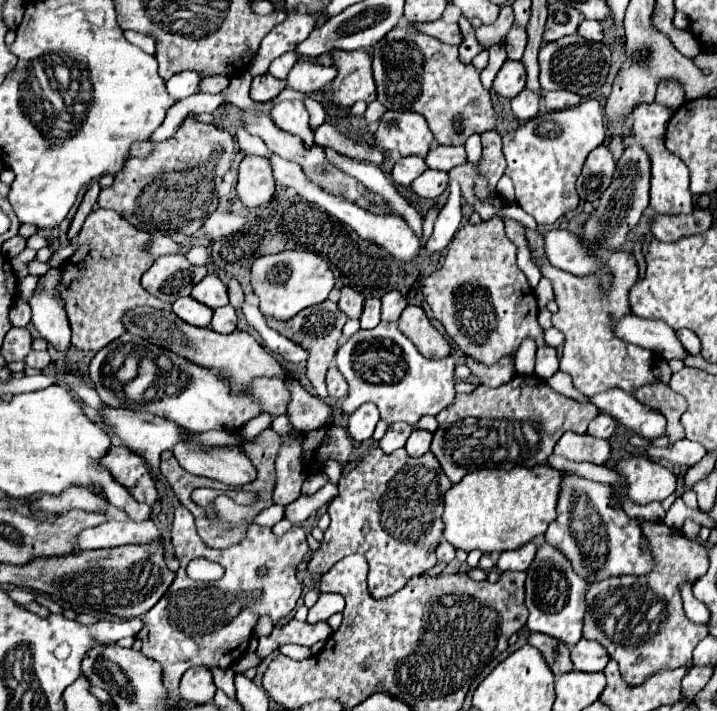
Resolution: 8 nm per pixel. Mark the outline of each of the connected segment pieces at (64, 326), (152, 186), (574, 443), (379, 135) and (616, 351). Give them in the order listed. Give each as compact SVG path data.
M52 269L44 275L28 305L32 307L32 323L42 339L46 339L54 349L66 351L70 345L70 325L64 301L56 293L56 281L60 281L60 271Z
M192 117L184 121L184 125L176 131L174 137L156 143L152 153L146 157L130 157L124 163L124 169L116 175L114 183L100 191L98 205L102 209L114 209L118 211L126 221L130 221L136 229L142 229L146 233L184 233L194 235L202 227L204 219L212 213L214 201L216 201L216 185L220 183L222 175L230 169L230 159L234 153L234 139L228 131L218 129L214 125L200 123Z
M570 431L562 435L562 441L556 443L554 453L576 463L588 461L594 465L606 465L610 459L610 443L606 439L596 439L592 435L578 435Z
M386 111L380 119L380 127L374 133L376 145L382 151L390 151L400 157L418 155L426 157L432 147L432 131L420 113L414 111Z
M524 227L524 237L530 253L534 255L534 263L540 269L542 277L550 279L554 289L554 299L558 303L558 313L552 315L552 325L564 333L564 353L560 359L560 371L568 373L578 391L592 397L604 389L620 387L628 393L634 393L638 387L646 383L654 383L652 375L652 351L630 345L610 331L610 321L616 315L628 315L628 289L634 285L638 277L636 257L626 251L614 251L608 259L608 269L612 271L612 289L602 295L594 279L580 279L566 271L560 271L550 265L544 251L544 237L538 231Z

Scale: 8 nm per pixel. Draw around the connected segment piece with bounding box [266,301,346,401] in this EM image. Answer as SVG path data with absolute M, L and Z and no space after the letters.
M324 301L324 305L314 305L312 309L304 309L304 313L300 313L300 317L292 317L292 321L276 321L276 319L266 317L266 323L272 329L276 329L280 335L292 339L294 343L302 345L308 351L310 359L308 359L308 373L306 375L312 381L318 397L326 401L330 395L326 391L324 377L326 377L326 371L328 371L328 367L334 359L334 353L336 353L336 347L338 347L336 343L342 335L342 327L346 323L346 317L344 317L344 313L340 313L338 305L334 301Z

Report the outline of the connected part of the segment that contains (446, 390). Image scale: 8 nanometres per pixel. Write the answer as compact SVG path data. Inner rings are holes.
M380 321L374 329L370 331L358 331L354 333L336 353L336 367L348 381L348 397L342 401L342 411L348 415L352 409L358 409L362 403L370 401L376 403L380 409L380 419L390 423L396 421L406 421L410 425L416 425L422 415L438 415L442 409L452 405L456 391L454 391L454 361L452 357L444 359L426 359L422 357L416 349L414 343L404 337L396 325L388 325Z

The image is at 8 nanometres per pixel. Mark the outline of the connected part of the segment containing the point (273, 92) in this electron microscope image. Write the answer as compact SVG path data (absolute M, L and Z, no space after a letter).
M264 73L264 75L254 77L252 87L250 87L250 97L258 103L266 103L266 101L272 101L274 97L278 97L278 93L284 87L286 87L286 81L280 81L276 77L272 77L270 73Z

